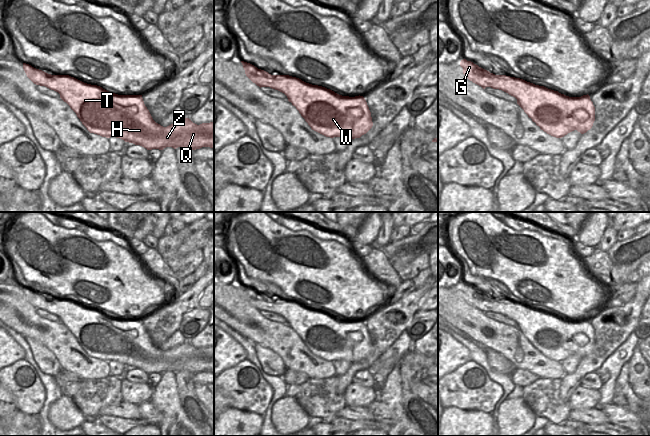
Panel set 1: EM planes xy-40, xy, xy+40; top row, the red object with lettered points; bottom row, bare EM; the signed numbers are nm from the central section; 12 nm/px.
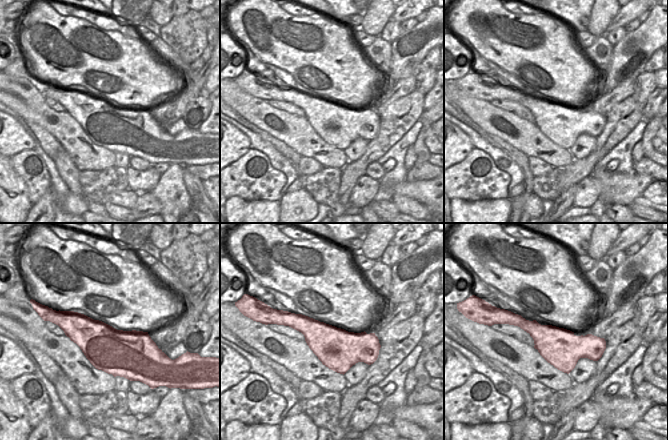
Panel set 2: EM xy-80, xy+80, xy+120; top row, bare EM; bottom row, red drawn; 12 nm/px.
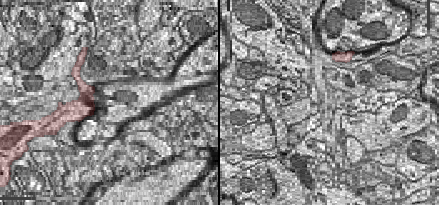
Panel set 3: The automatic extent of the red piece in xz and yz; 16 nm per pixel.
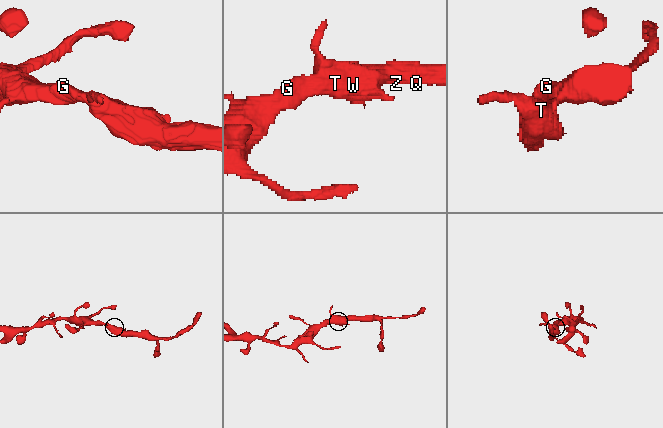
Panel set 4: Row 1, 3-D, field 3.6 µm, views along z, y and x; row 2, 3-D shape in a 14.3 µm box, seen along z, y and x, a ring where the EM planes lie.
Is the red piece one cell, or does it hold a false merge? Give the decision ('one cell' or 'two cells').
one cell

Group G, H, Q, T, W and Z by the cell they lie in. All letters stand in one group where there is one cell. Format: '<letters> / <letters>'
G H Q T W Z

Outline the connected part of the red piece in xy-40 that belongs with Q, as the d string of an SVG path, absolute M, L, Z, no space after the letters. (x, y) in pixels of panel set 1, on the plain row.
M23 287L23 293L34 308L58 316L60 322L70 330L90 357L106 362L120 362L147 374L163 374L166 371L174 373L190 371L192 374L196 374L202 371L214 371L214 346L197 349L189 342L185 342L180 346L163 351L153 344L144 328L142 319L118 319L69 299L48 298L26 287Z

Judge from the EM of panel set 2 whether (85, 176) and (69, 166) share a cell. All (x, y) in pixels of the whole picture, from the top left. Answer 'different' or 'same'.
different

